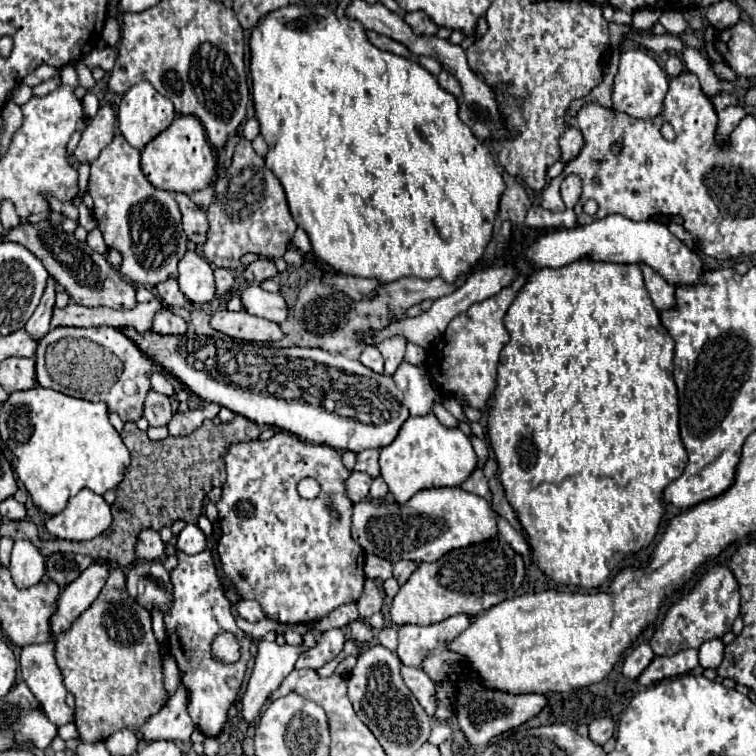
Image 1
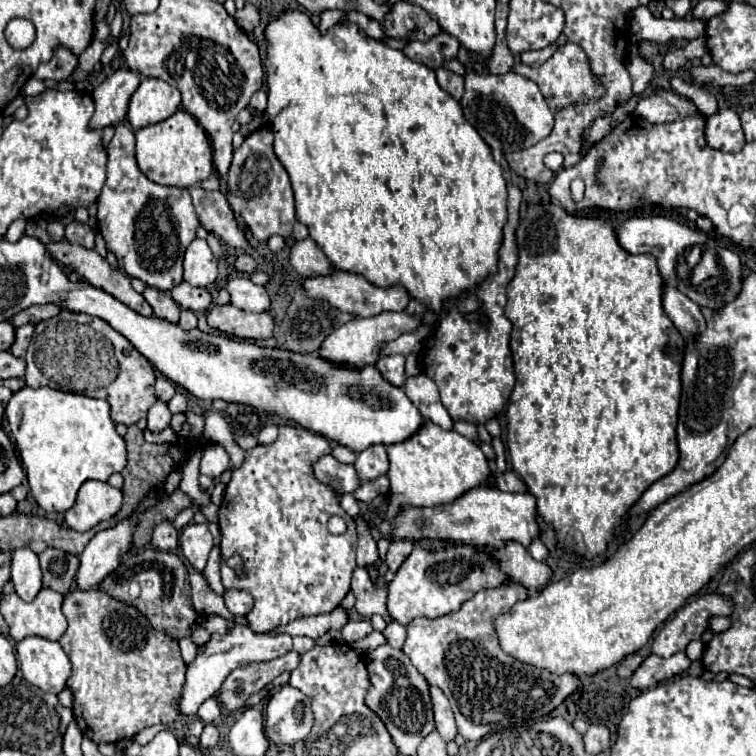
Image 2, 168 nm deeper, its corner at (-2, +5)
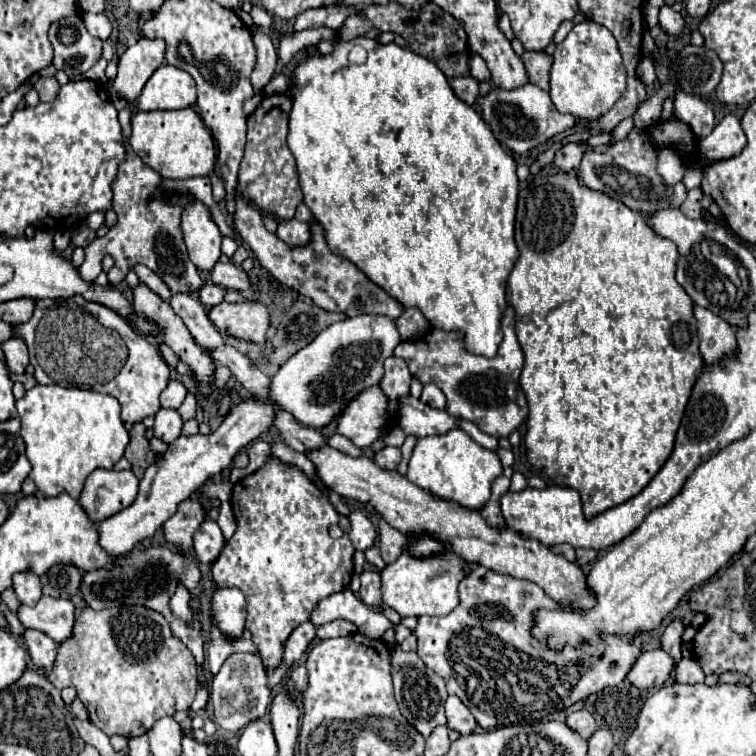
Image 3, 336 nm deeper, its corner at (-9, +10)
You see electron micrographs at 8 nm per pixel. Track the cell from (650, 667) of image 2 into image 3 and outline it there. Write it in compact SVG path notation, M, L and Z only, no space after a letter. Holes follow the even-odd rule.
M663 650L641 652L635 664L631 666L627 680L639 690L661 688L673 670L673 658Z

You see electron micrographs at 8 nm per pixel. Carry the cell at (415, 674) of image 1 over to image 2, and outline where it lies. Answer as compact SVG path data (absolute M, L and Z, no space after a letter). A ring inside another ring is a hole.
M430 685L430 697L432 697L432 707L434 707L434 719L436 719L436 729L442 735L444 741L452 741L456 737L456 723L454 723L454 715L450 711L450 703L446 699L446 695L438 689Z

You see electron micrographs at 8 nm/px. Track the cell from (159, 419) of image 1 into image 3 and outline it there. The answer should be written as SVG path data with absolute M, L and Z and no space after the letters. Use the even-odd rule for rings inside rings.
M161 408L157 412L155 426L153 426L155 438L163 440L165 444L171 444L171 442L175 442L175 438L181 436L181 428L183 428L183 420L177 414L177 410L165 410L165 408Z

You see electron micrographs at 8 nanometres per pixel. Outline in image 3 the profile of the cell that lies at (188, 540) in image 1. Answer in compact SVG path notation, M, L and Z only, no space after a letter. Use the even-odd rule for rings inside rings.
M207 518L201 528L195 534L195 554L201 562L213 562L221 548L225 546L225 538L221 534L221 528L217 526L215 520Z

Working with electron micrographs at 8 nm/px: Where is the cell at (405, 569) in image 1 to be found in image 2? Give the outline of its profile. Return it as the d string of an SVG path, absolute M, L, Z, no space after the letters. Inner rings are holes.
M392 541L390 543L388 555L386 555L386 563L388 563L392 573L396 573L400 569L400 565L404 563L404 559L408 559L412 549L414 549L414 545L410 541Z

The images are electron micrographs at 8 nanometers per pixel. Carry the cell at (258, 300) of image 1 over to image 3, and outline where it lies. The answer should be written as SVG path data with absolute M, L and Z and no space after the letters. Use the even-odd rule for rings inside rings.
M217 262L211 272L211 282L215 282L217 286L223 286L223 288L233 288L233 290L245 290L251 286L249 282L249 276L243 268L231 264L231 262Z

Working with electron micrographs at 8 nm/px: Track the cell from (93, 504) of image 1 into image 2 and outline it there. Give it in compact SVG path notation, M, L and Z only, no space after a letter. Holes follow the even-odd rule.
M86 481L76 497L74 507L64 513L64 521L74 531L88 531L98 523L114 517L122 505L122 491L102 481Z

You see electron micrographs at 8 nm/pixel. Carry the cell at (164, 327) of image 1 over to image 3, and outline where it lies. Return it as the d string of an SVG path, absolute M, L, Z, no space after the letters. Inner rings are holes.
M133 266L135 274L139 276L139 282L143 282L145 286L149 286L155 294L159 294L163 300L169 300L171 298L171 292L167 288L167 284L153 272L153 270L147 270L147 266Z

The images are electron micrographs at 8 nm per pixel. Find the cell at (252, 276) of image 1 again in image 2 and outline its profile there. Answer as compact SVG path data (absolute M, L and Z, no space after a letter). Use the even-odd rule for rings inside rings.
M238 255L238 259L236 259L236 263L234 263L234 267L236 267L236 271L238 273L246 273L246 275L252 275L254 271L256 271L256 267L258 267L258 263L250 257L250 255Z

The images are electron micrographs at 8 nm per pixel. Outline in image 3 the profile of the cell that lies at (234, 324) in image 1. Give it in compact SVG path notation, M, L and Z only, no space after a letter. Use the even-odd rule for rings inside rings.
M221 302L211 308L209 320L221 334L257 344L265 342L265 332L269 328L267 308L259 302Z

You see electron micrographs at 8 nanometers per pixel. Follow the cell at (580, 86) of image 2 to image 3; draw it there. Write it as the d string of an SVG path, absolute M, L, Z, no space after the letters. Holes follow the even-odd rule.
M583 22L575 24L575 28L567 34L567 38L555 48L553 58L555 62L551 68L551 92L549 94L559 112L569 112L583 120L597 120L603 114L607 114L611 106L615 106L615 102L623 96L623 90L627 88L627 70L623 66L621 52L617 48L617 40L605 26L583 24Z

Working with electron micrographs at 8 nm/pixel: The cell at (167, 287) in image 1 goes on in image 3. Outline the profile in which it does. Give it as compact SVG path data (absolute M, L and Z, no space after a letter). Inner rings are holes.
M205 282L205 286L199 290L199 300L203 302L203 306L211 308L215 304L221 304L223 302L223 296L225 296L225 290L221 286L215 286L213 282Z

